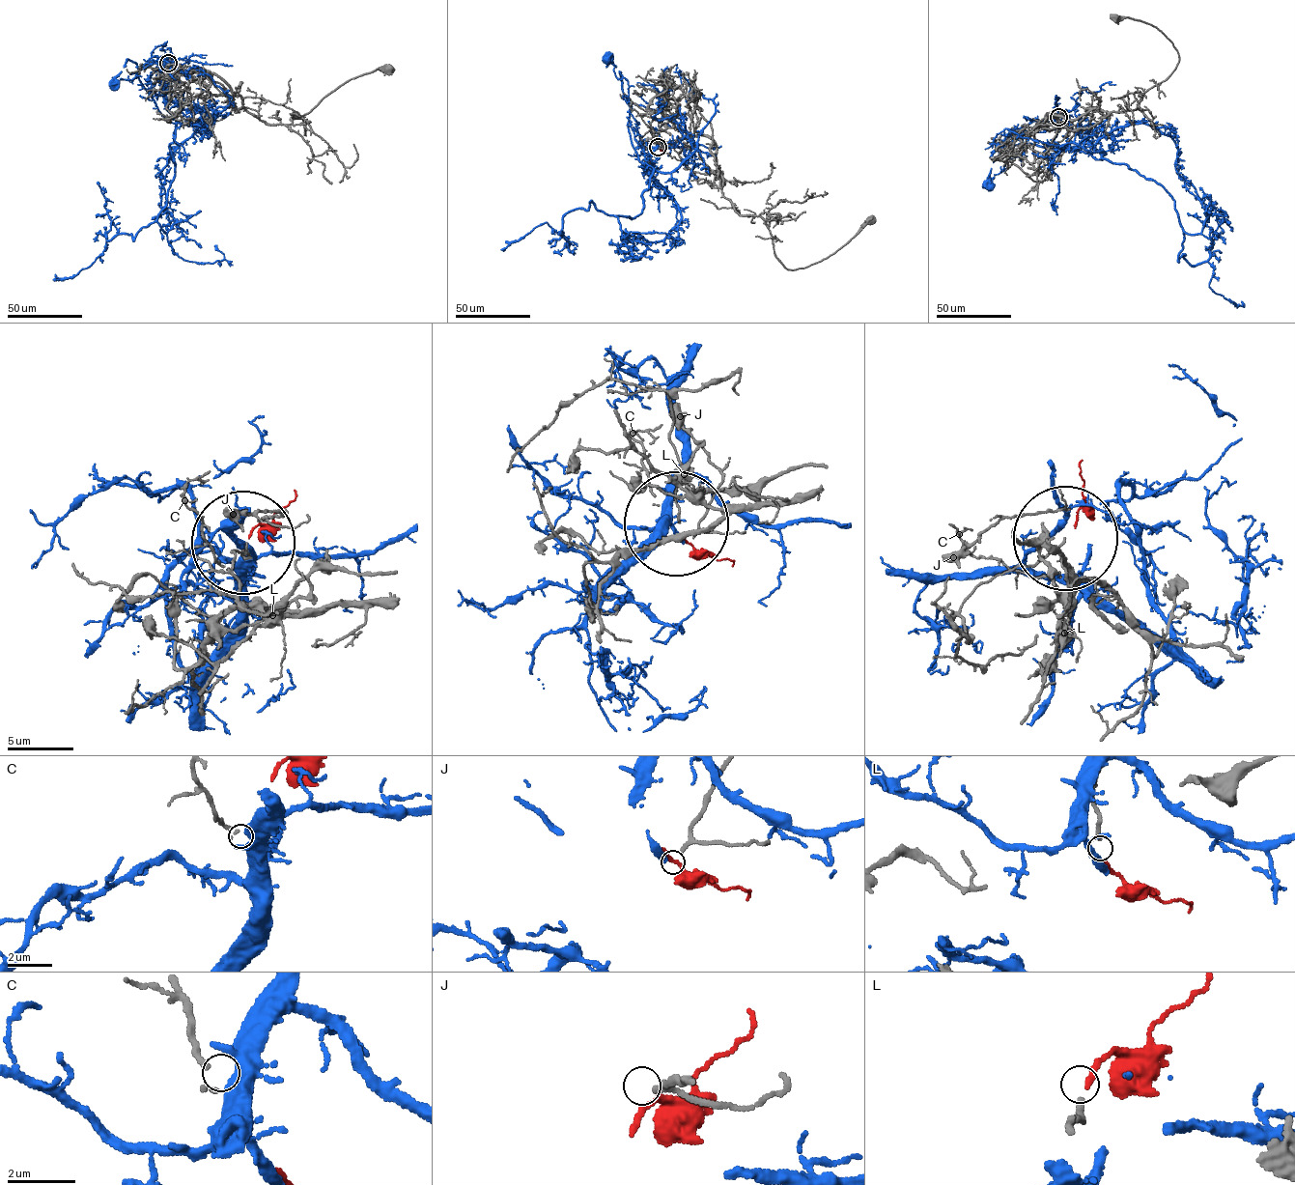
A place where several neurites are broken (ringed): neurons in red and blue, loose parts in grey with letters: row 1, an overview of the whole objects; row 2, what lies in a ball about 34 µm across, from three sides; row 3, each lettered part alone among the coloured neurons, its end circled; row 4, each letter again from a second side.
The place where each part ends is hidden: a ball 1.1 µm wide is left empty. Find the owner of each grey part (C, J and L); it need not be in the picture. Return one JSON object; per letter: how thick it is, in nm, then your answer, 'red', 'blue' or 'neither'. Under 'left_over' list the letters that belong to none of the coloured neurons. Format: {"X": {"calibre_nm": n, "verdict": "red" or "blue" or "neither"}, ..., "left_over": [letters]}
{"C": {"calibre_nm": 90, "verdict": "blue"}, "J": {"calibre_nm": 140, "verdict": "neither"}, "L": {"calibre_nm": 170, "verdict": "red"}, "left_over": ["J"]}

